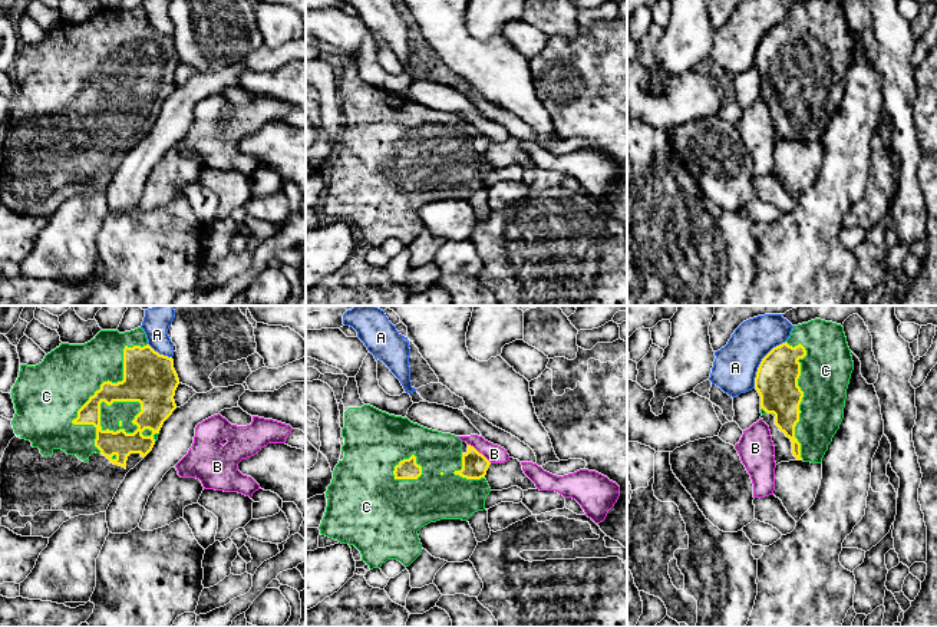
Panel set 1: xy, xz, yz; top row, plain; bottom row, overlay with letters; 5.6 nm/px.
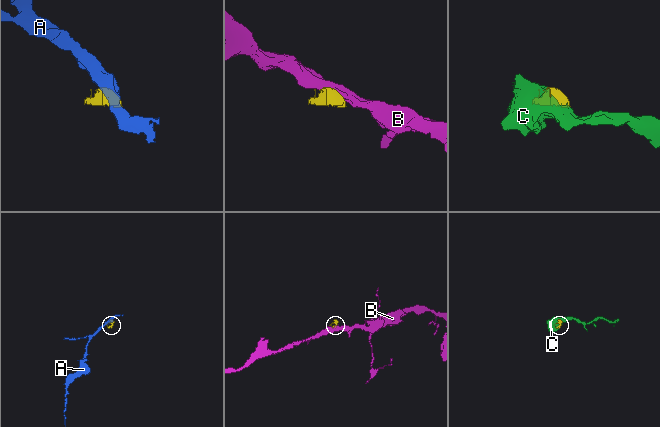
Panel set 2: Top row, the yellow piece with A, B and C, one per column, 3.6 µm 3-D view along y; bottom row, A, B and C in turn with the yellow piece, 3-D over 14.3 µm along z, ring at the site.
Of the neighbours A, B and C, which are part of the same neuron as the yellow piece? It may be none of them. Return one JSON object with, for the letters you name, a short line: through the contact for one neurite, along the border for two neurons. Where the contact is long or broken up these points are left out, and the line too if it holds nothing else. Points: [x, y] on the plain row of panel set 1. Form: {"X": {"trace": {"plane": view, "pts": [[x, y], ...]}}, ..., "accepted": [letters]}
{"accepted": ["C"]}

